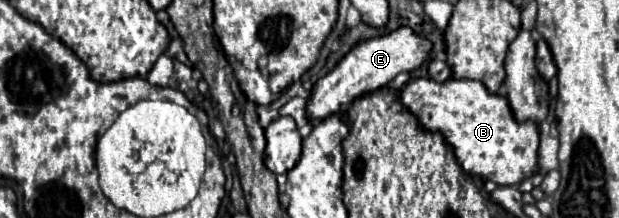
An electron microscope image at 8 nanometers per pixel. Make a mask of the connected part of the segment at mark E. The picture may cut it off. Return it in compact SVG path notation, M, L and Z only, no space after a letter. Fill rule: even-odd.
M398 27L392 33L372 37L372 39L358 43L330 73L326 73L324 77L320 77L314 83L308 105L306 105L308 119L324 121L324 119L336 115L340 111L340 107L352 103L356 97L360 97L364 93L372 93L384 85L388 85L398 73L418 69L424 61L428 61L430 51L432 51L432 41L428 37L424 37L422 33L412 31L410 27Z

